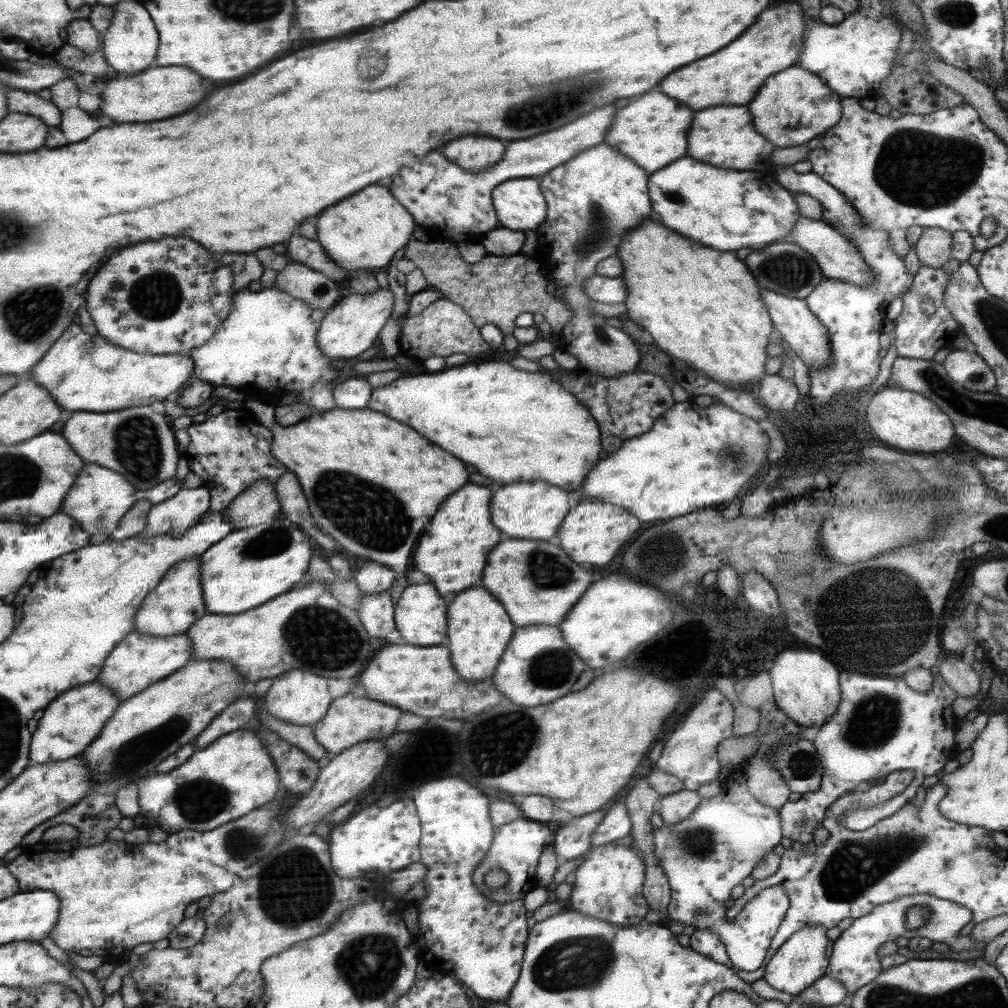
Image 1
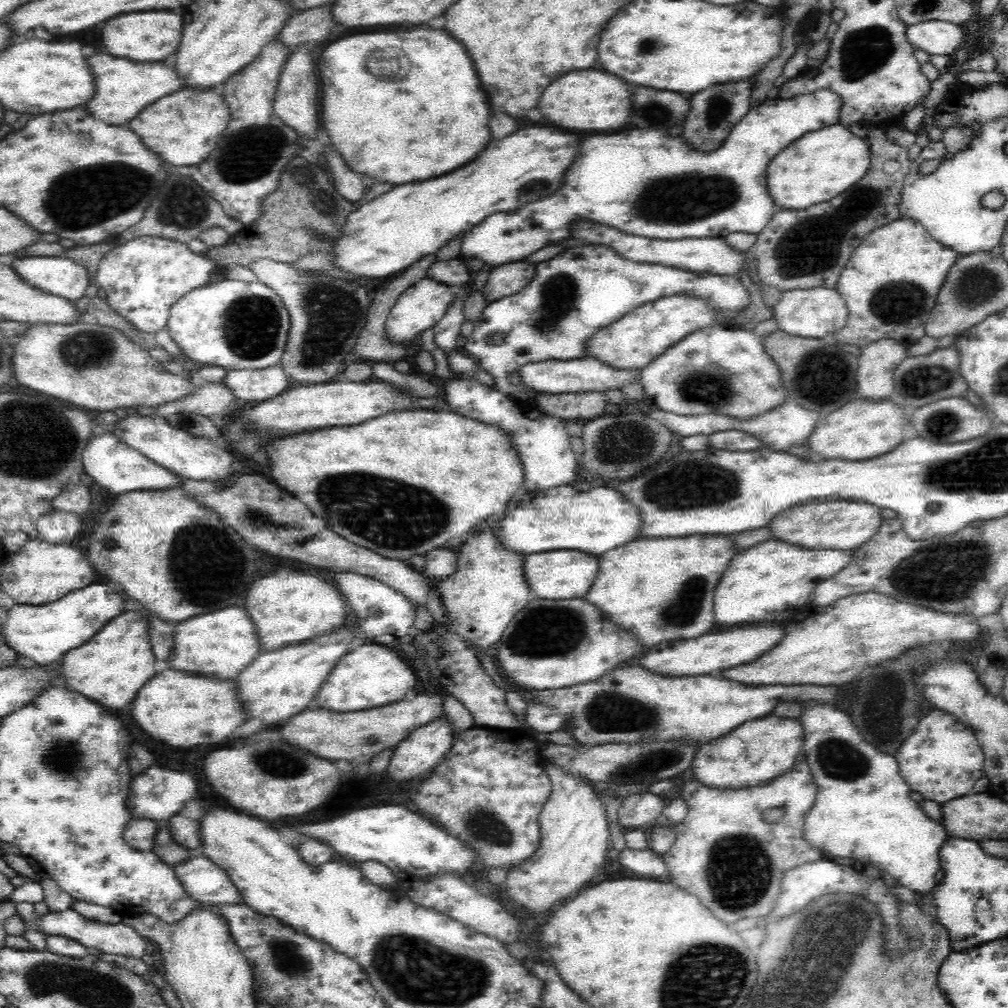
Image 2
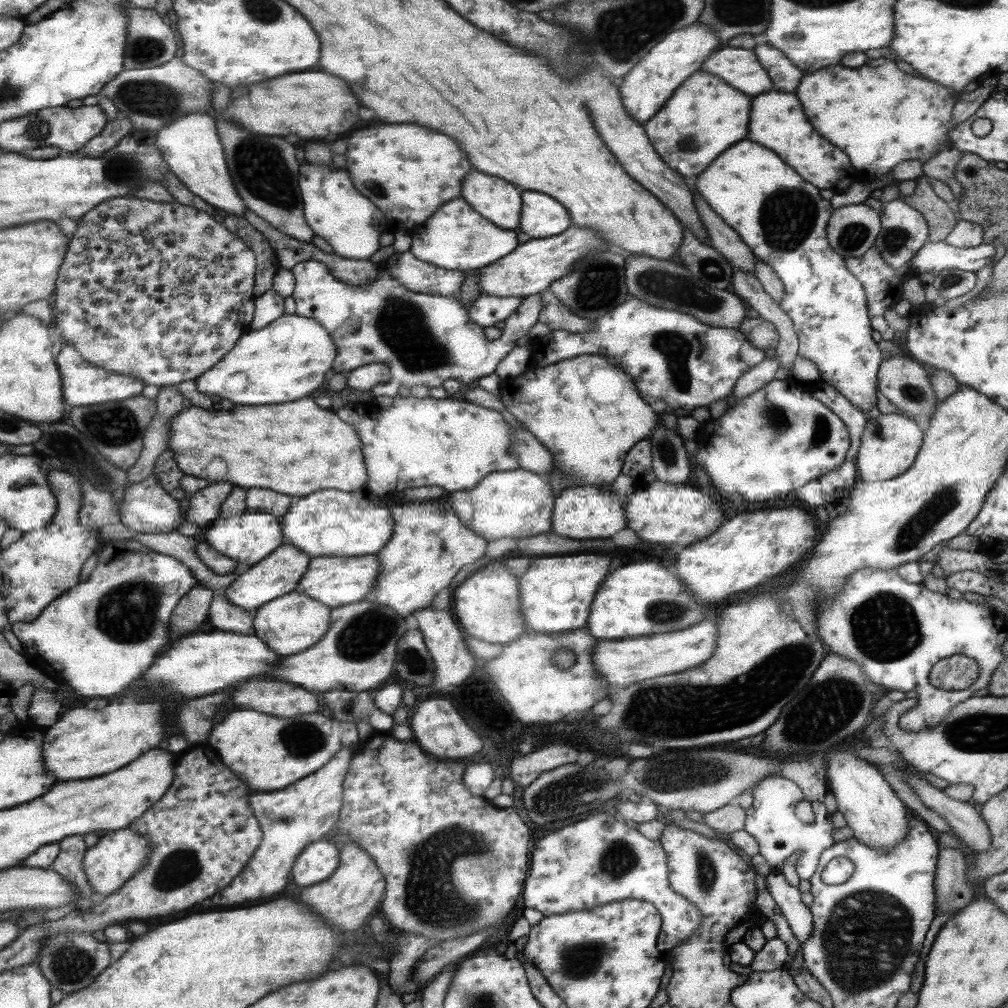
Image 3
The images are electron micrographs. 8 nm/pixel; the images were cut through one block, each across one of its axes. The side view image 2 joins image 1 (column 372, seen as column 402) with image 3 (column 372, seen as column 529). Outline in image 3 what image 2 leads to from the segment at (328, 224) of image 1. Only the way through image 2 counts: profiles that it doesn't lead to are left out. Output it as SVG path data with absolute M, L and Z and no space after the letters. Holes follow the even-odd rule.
M384 124L380 128L360 130L348 138L346 158L356 188L368 200L376 200L384 216L396 220L406 231L424 224L440 208L438 204L458 198L462 180L472 168L452 138L416 124Z

